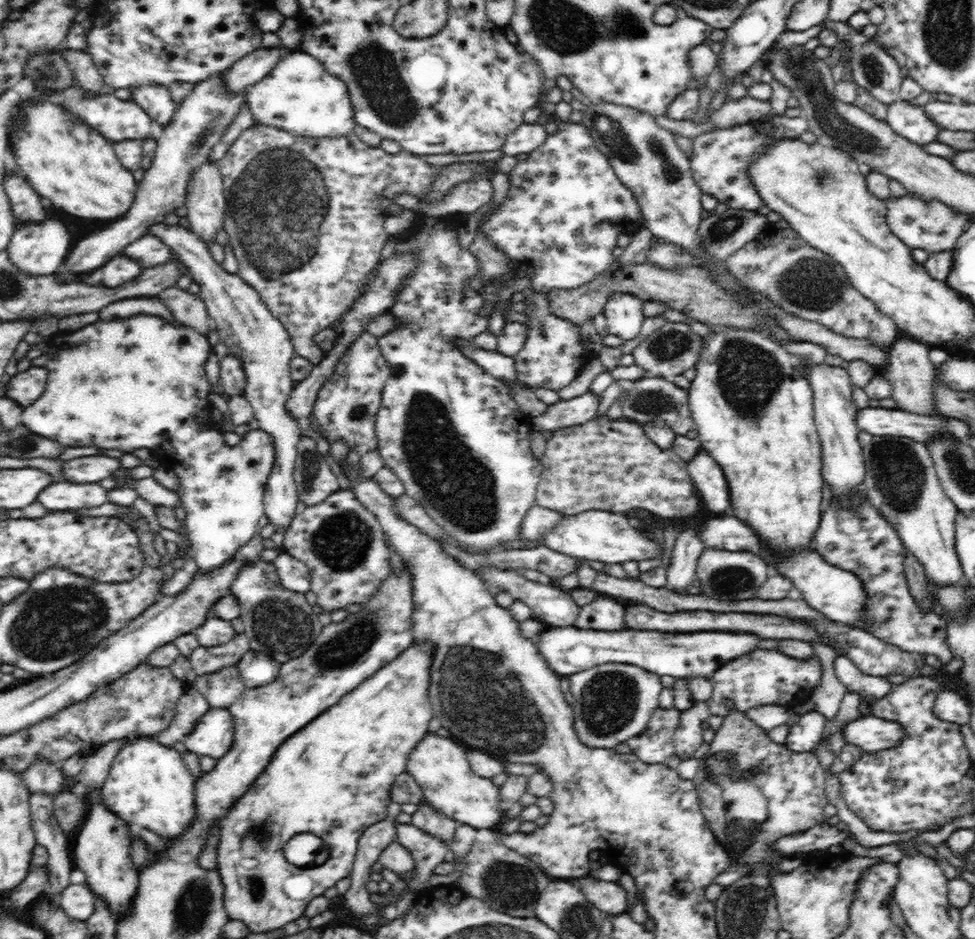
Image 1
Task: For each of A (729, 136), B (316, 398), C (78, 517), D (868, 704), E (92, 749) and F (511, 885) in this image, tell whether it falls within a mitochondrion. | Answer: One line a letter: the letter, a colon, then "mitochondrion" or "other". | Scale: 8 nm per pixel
A: other
B: other
C: other
D: other
E: other
F: mitochondrion

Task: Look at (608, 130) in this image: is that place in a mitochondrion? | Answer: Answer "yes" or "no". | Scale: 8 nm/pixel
yes

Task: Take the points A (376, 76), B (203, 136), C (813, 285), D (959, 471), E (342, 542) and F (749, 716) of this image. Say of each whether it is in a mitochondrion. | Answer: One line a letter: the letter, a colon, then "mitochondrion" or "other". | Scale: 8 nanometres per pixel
A: mitochondrion
B: mitochondrion
C: mitochondrion
D: mitochondrion
E: mitochondrion
F: other

